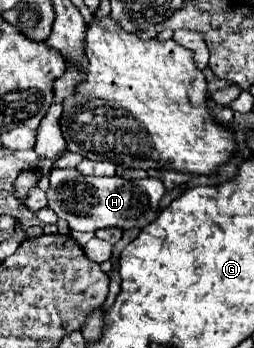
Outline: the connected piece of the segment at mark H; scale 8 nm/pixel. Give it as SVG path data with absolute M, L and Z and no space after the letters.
M55 167L49 173L47 207L69 223L71 231L97 231L105 227L145 227L157 217L157 207L165 195L165 187L159 179L145 177L127 181L117 175L113 177L83 177L77 169Z

